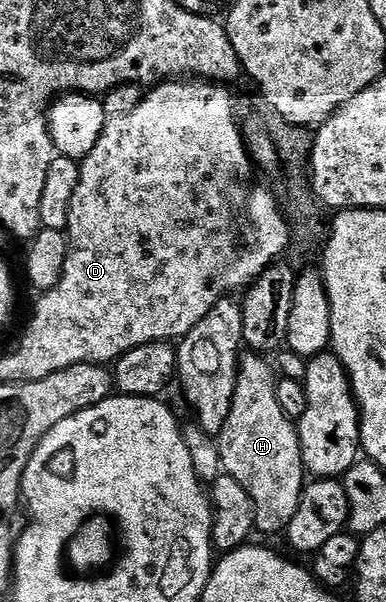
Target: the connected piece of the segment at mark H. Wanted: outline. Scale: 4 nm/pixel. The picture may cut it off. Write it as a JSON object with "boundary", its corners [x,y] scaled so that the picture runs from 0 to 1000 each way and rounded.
{"boundary":[[[640,585],[622,591],[619,615],[609,625],[604,666],[593,676],[593,696],[583,696],[583,709],[562,721],[562,738],[578,771],[575,784],[591,792],[614,796],[614,802],[624,802],[624,809],[635,809],[635,816],[655,829],[661,879],[681,885],[731,887],[775,841],[790,804],[790,781],[775,714],[767,701],[744,693],[738,683],[728,683],[728,669],[718,669],[715,638],[718,620],[694,595],[689,600],[661,586]]]}

